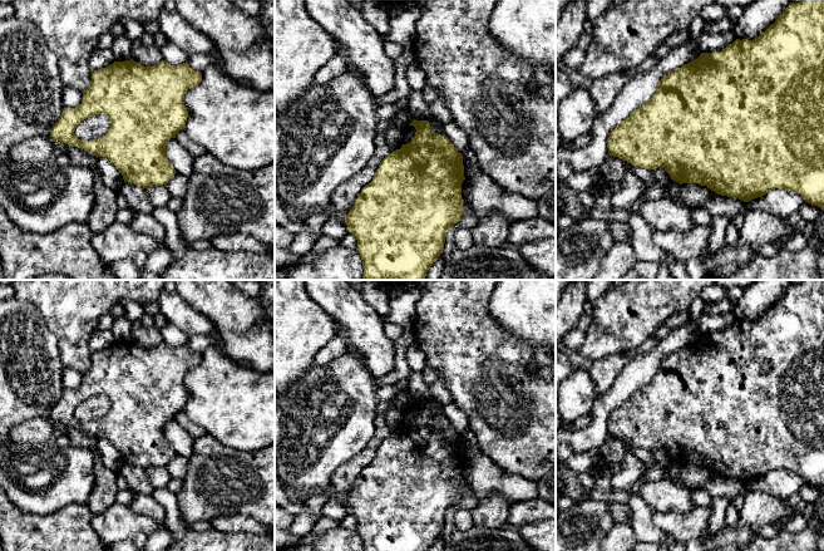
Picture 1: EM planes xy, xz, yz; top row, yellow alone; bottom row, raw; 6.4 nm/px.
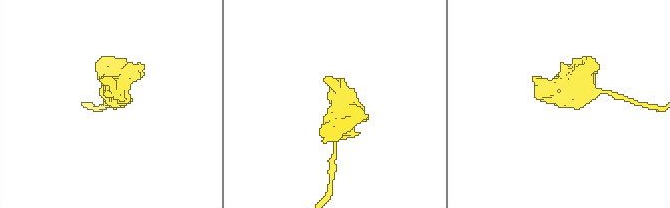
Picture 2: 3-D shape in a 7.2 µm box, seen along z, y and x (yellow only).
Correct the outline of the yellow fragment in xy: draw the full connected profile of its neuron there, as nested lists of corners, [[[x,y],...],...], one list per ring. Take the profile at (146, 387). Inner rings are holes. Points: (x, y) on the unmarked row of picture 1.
[[[133,340],[125,343],[114,343],[113,345],[92,353],[90,366],[83,373],[82,384],[77,389],[64,389],[59,402],[50,410],[50,418],[58,424],[65,424],[69,428],[82,429],[93,437],[108,439],[122,454],[124,463],[148,469],[169,463],[177,454],[166,438],[166,425],[171,419],[184,410],[188,392],[184,387],[184,375],[188,370],[198,366],[202,361],[202,354],[193,351],[188,344],[171,346],[162,341],[153,348],[143,348]],[[104,395],[110,402],[110,409],[107,415],[93,422],[80,422],[75,417],[77,407],[90,397]]]

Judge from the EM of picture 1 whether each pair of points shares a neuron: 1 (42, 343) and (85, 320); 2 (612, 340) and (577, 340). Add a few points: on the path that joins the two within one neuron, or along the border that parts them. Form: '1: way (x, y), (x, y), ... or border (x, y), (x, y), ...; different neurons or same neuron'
1: border (39, 310), (47, 326), (57, 339), (62, 364); different neurons
2: border (585, 331), (585, 339), (578, 352); different neurons

